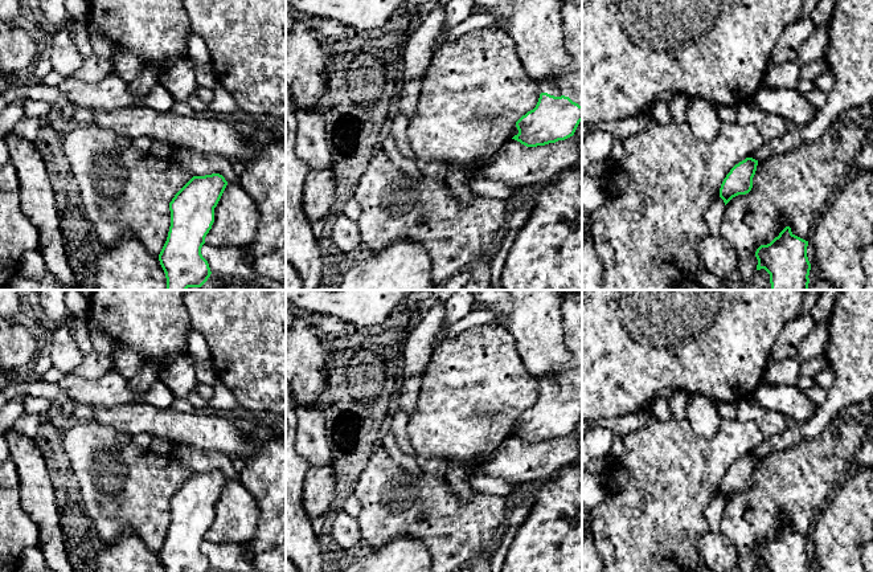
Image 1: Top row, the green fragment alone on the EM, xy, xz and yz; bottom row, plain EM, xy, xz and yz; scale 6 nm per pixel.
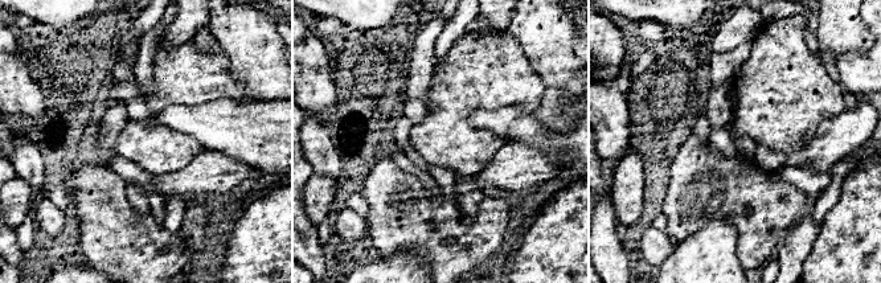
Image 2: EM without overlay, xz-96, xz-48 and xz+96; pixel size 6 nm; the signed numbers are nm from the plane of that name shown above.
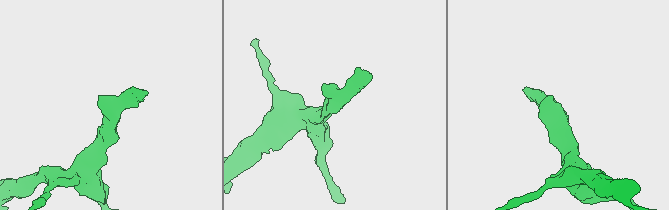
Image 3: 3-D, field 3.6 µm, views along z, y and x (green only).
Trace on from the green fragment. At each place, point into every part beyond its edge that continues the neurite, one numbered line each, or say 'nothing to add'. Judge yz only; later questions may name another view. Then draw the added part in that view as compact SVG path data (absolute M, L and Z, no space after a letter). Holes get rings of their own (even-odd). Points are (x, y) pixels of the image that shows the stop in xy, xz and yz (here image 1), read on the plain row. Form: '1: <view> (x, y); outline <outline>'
nothing to add

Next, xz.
1: xz (568, 378); outline M565 290L561 311L571 360L557 367L550 376L540 379L538 388L565 392L582 403L582 291Z

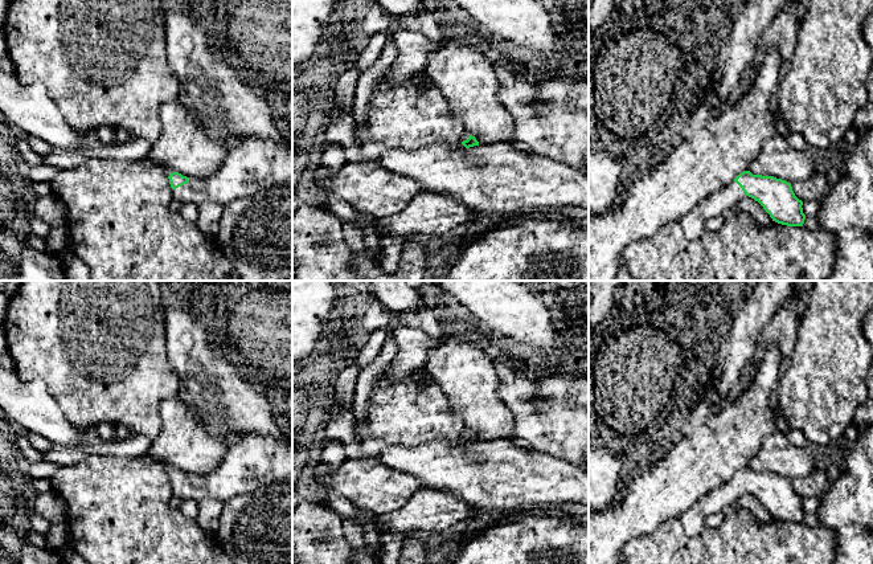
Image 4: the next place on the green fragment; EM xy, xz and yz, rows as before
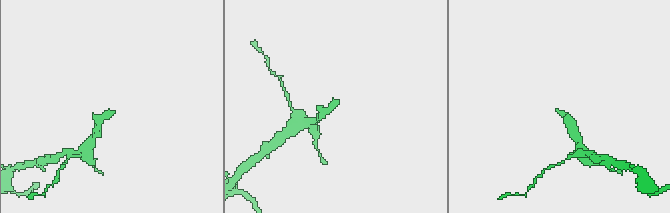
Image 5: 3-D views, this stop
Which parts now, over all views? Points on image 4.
1: xy (253, 462); outline M249 434L229 445L214 471L204 477L189 474L187 481L172 486L172 491L181 500L217 498L228 502L254 489L274 487L291 479L292 445Z

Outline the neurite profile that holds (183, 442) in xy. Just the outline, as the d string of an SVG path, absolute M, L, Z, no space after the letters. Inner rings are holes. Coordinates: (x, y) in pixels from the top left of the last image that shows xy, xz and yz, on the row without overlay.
M180 396L161 401L160 417L161 429L147 451L152 459L198 477L220 466L229 445L213 437Z

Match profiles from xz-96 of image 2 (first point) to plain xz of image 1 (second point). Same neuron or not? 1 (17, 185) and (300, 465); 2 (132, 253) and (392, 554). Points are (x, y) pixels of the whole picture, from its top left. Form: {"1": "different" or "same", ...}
{"1": "different", "2": "different"}

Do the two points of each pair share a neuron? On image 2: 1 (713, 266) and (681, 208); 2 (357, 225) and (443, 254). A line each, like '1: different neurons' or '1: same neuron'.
1: different neurons
2: different neurons

